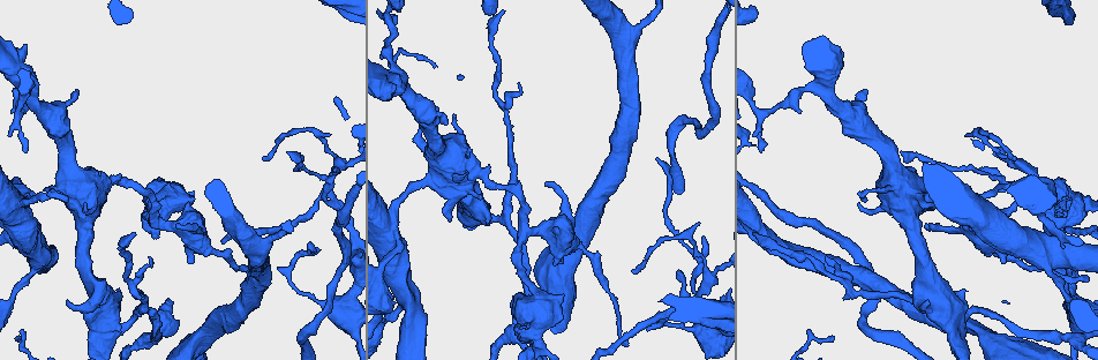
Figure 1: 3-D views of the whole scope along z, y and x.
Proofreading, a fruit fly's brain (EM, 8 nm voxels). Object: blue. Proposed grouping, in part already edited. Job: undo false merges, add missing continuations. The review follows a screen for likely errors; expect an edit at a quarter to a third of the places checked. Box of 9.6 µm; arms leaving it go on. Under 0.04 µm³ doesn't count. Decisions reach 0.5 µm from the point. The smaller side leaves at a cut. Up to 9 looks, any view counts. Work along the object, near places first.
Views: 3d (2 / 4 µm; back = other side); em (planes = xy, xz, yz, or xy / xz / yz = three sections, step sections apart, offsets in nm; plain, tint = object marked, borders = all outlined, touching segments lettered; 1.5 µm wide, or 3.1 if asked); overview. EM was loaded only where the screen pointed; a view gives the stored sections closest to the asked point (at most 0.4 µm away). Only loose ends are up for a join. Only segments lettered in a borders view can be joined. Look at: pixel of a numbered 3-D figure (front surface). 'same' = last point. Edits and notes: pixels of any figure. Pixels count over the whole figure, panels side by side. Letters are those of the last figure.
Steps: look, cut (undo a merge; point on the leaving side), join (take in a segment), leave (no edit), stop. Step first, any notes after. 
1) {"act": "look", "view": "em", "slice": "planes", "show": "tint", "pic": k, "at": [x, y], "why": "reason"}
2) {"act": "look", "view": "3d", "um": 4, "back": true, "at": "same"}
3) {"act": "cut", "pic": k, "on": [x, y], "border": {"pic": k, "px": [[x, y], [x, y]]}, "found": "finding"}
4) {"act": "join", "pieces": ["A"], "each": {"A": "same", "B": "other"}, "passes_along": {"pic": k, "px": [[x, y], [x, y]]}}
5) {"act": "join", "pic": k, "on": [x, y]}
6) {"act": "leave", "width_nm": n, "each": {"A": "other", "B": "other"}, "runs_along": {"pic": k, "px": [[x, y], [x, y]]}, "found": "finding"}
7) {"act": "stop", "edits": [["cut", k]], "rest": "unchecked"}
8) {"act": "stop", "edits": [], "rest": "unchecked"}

{"act": "look", "view": "em", "slice": "yz", "step": 8, "show": "tint", "pic": 1, "at": [1014, 156], "why": "end of a long branch"}

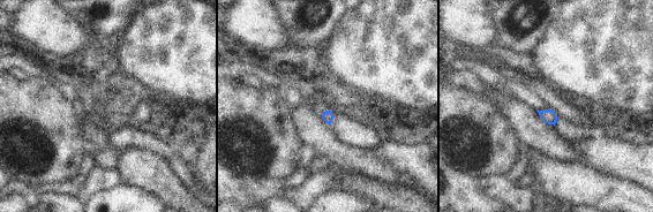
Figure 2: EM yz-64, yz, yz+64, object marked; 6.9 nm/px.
{"act": "look", "view": "em", "slice": "planes", "show": "borders", "at": "same"}

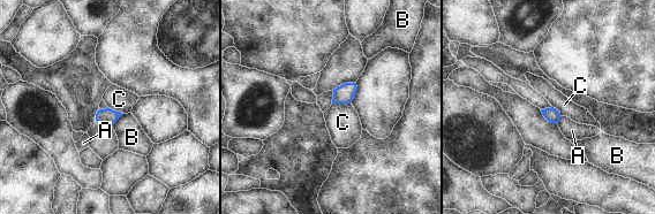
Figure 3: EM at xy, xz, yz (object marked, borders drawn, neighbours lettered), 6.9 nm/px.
{"act": "leave", "each": {"A": "other", "B": "other", "C": "other"}, "border": {"pic": 3, "px": [[351, 101], [332, 104]]}, "found": "none of them fits"}

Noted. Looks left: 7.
{"act": "look", "view": "em", "slice": "yz", "step": 4, "show": "tint", "pic": 1, "at": [328, 194], "why": "sharp bend"}

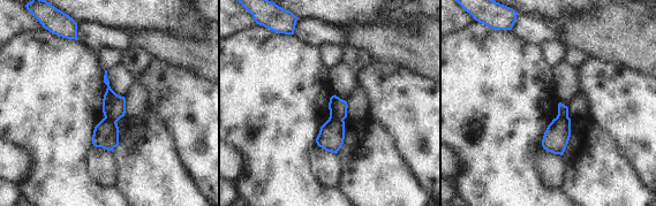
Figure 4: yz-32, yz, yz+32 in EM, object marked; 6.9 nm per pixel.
{"act": "look", "view": "em", "slice": "yz", "step": 4, "show": "borders", "at": "same"}

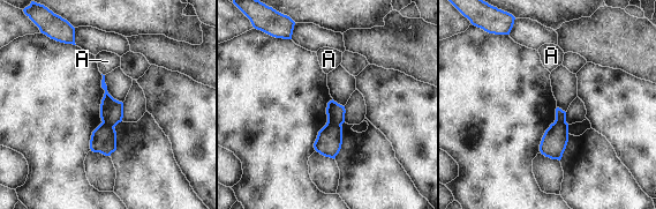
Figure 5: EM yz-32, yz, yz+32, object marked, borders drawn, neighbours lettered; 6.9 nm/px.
{"act": "cut", "pic": 5, "on": [336, 112], "each": {"A": "other"}, "border": {"pic": 5, "px": [[328, 121], [340, 125]]}, "found": "a second neuron is stuck on"}

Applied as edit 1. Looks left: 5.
{"act": "look", "view": "overview", "why": "redraw"}

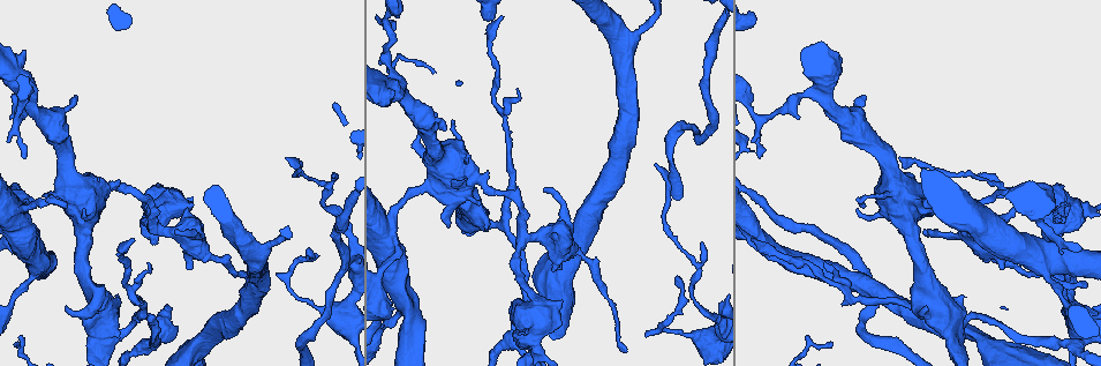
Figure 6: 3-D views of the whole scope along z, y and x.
{"act": "look", "view": "3d", "um": 4, "pic": 6, "at": [109, 190]}

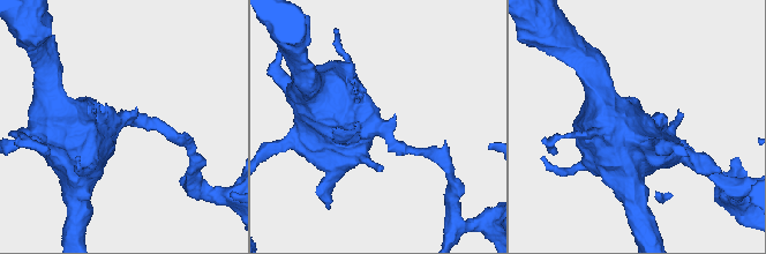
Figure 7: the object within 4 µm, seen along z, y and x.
{"act": "look", "view": "em", "slice": "xy", "step": 4, "show": "borders", "pic": 7, "at": [378, 125], "arm_widths_nm": [160, 420]}

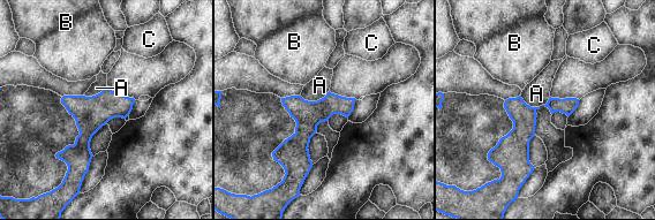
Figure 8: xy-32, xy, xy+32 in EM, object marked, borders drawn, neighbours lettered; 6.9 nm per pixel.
{"act": "leave", "width_nm": 170, "each": {"A": "other", "B": "other", "C": "other"}, "border": {"pic": 8, "px": [[329, 90], [316, 100], [300, 96]]}, "found": "one neuron here"}

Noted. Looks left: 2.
{"act": "look", "view": "em", "slice": "xy", "step": 4, "show": "tint", "pic": 6, "at": [759, 117], "why": "sharp bend"}

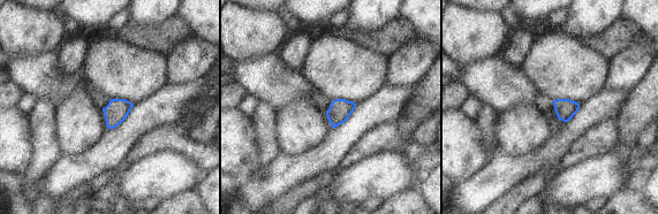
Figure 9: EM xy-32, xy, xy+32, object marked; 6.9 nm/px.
{"act": "look", "view": "em", "slice": "planes", "show": "borders", "at": "same", "why": "cut it another way"}

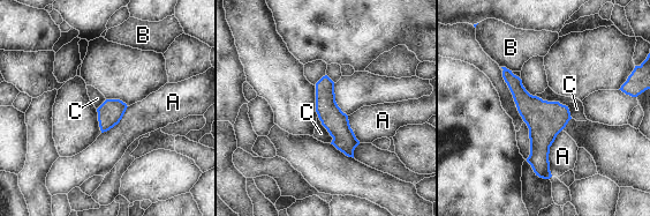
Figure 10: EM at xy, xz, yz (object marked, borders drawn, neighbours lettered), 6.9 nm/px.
{"act": "leave", "each": {"A": "other", "B": "other", "C": "other"}, "runs_along": {"pic": 10, "px": [[506, 72], [539, 117], [546, 176]]}, "found": "continuous, no second neuron"}

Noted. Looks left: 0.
{"act": "stop", "edits": [["cut", 5]], "rest": "unchecked"}

